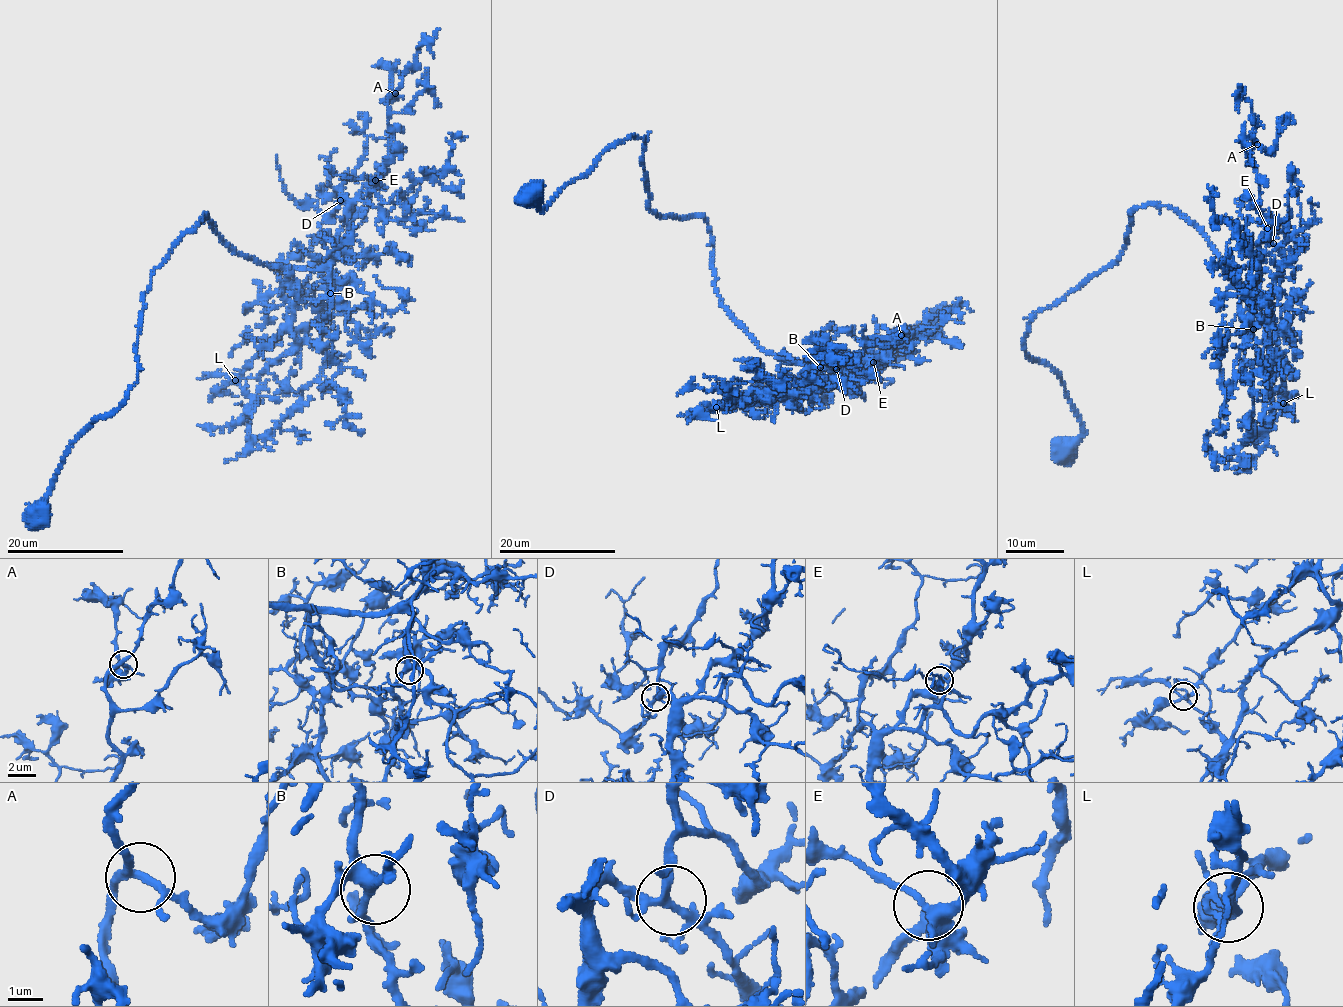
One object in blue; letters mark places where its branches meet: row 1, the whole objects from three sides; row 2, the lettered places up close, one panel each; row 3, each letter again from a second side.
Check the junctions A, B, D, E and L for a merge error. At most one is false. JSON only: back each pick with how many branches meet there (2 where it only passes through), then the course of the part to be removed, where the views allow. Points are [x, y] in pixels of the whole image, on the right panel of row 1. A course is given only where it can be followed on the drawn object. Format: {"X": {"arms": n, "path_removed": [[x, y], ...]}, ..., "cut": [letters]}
{"L": {"arms": 5, "path_removed": [[1283, 403], [1281, 412], [1264, 429], [1249, 433], [1251, 418], [1245, 425]]}, "cut": ["L"]}

